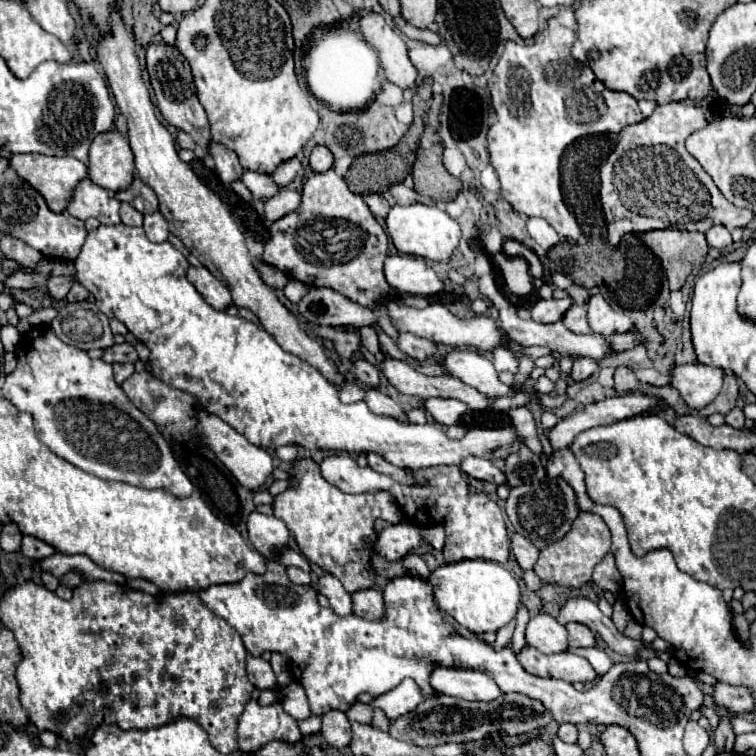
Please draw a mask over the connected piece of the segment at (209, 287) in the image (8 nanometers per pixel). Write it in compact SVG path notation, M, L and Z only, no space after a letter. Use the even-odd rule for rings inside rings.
M190 266L188 270L188 280L194 284L194 288L202 294L202 298L216 310L226 310L228 306L232 306L232 298L230 298L230 290L216 280L204 266L194 268Z

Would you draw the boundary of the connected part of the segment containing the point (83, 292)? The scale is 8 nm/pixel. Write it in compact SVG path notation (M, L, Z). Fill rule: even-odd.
M76 282L72 288L70 288L70 292L68 292L68 302L80 302L80 300L86 300L88 298L88 290L80 284L80 282Z

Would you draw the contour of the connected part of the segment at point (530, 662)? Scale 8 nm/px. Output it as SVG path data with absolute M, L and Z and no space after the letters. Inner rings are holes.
M524 646L516 654L522 668L540 678L560 678L570 684L574 682L590 682L596 678L594 668L588 664L586 658L574 652L560 652L560 654L542 654L532 646Z

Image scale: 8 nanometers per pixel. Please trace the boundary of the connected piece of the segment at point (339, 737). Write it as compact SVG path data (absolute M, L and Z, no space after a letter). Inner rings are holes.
M330 710L322 716L322 738L336 748L344 748L352 740L352 730L350 730L350 720L346 718L344 712L340 710Z

